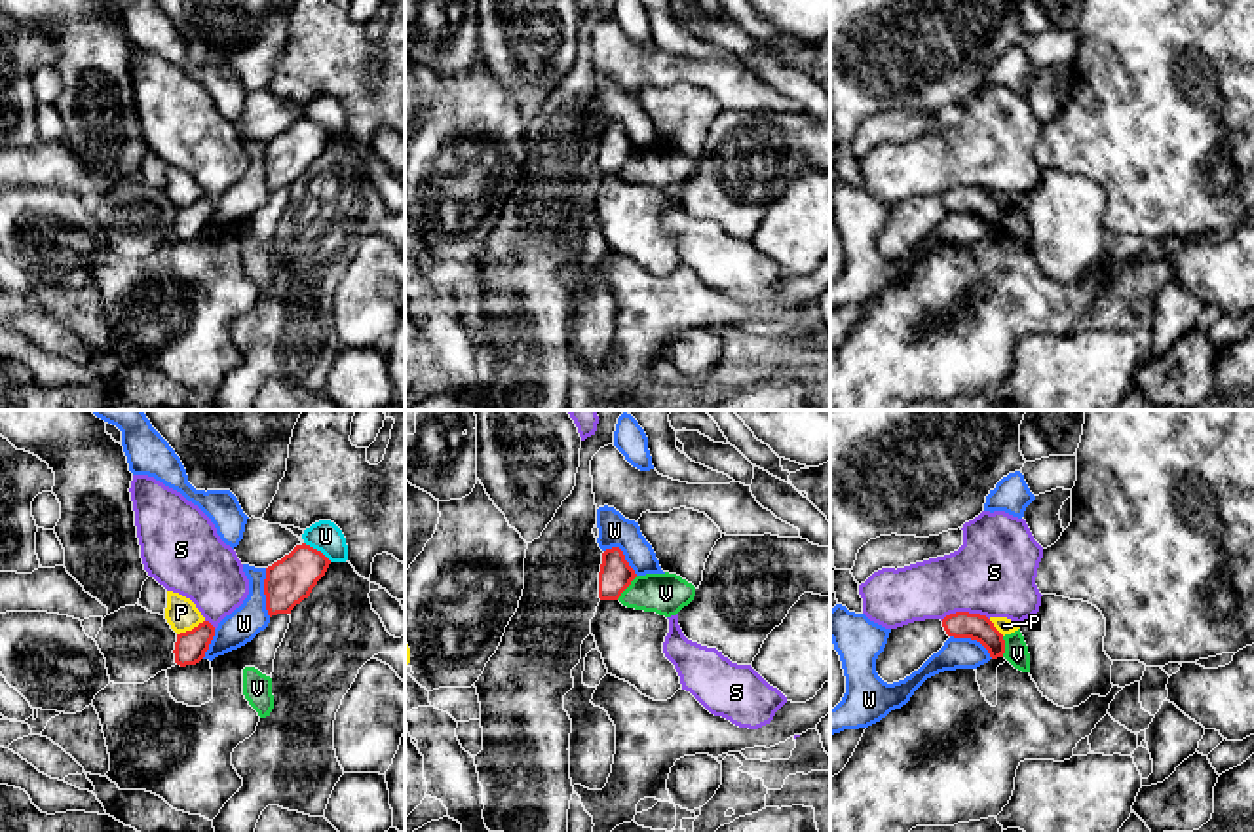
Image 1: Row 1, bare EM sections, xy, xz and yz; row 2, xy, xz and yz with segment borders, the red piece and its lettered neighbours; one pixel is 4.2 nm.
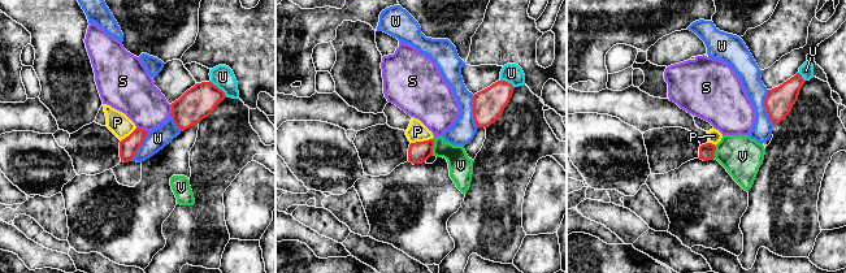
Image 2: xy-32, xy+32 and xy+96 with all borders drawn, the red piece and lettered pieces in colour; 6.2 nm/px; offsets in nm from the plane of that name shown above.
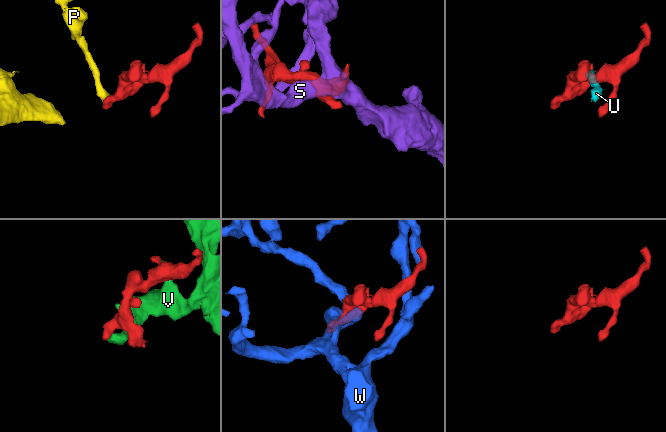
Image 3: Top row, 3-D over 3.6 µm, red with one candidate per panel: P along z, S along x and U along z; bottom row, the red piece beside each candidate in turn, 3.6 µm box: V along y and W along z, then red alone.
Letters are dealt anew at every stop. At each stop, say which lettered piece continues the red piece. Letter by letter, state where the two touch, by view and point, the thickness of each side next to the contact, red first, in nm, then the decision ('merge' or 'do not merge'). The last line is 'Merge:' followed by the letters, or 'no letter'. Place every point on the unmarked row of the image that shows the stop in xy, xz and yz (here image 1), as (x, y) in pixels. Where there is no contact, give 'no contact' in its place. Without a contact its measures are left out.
P: contact xy (192, 204); calibres 140 and 140 nm; do not merge
S: contact yz (964, 187); calibres 110 and 360 nm; do not merge
U: contact xy (316, 124); calibres 190 and 140 nm; do not merge
V: contact xz (627, 160); calibres 140 and 180 nm; do not merge
W: contact xy (265, 168); calibres 190 and 150 nm; do not merge
Merge: no letter

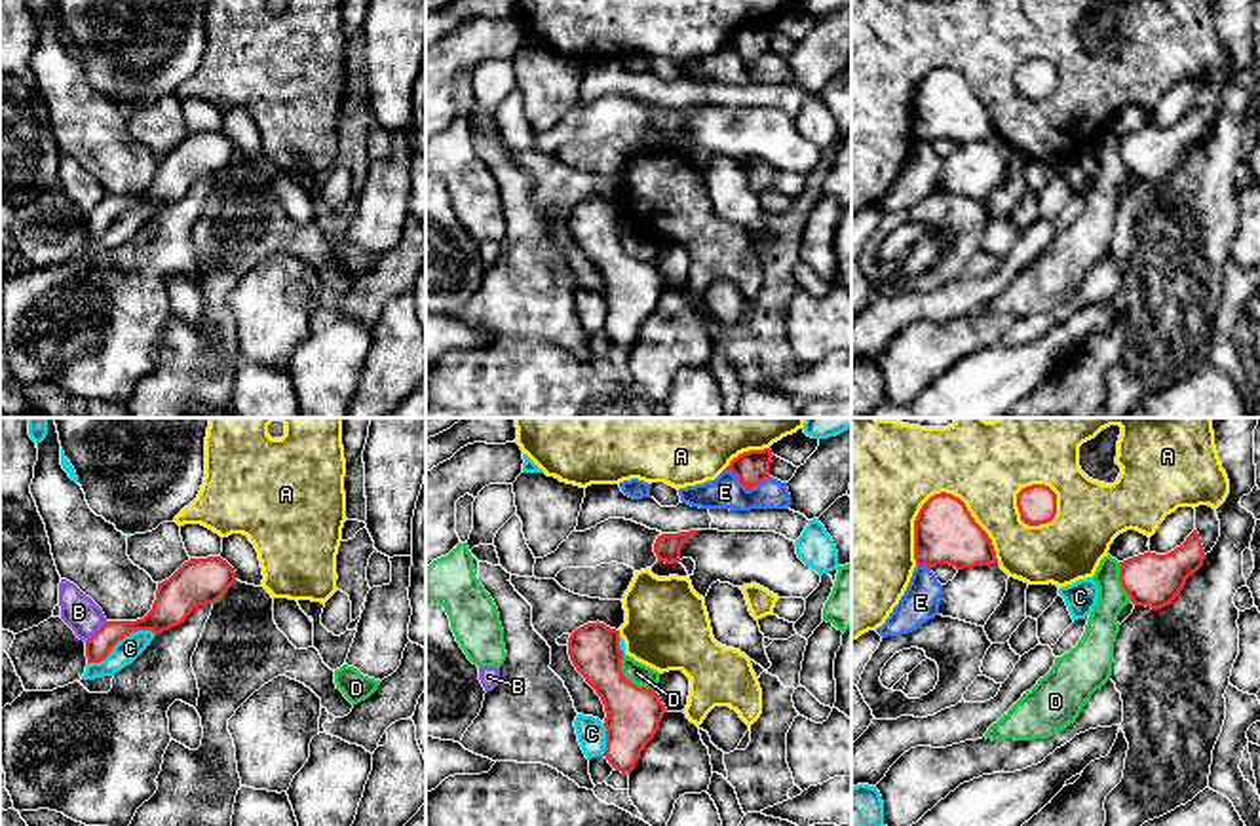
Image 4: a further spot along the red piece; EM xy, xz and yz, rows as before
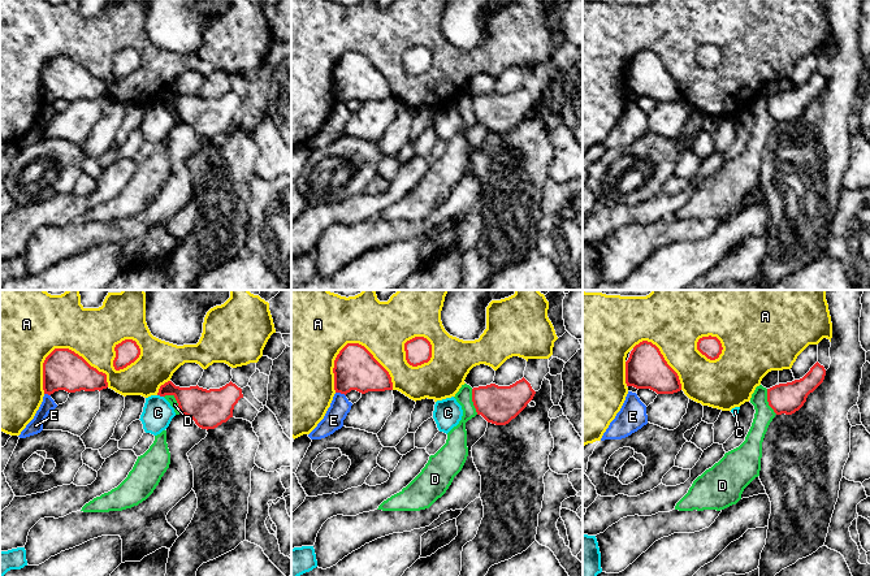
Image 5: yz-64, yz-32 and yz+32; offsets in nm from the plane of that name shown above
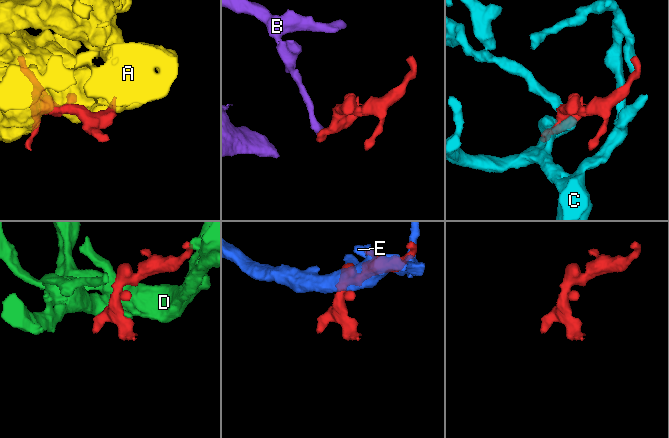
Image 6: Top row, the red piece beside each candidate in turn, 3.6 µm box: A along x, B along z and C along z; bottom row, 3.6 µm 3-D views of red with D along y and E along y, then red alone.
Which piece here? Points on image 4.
A: contact yz (968, 86); calibres 260 and 360 nm; do not merge
B: contact xy (95, 207); calibres 110 and 150 nm; do not merge
C: contact xy (120, 213); calibres 150 and 100 nm; do not merge
D: contact xz (628, 255); calibres 240 and 90 nm; do not merge
E: contact xz (747, 63); calibres 150 and 140 nm; do not merge
Merge: no letter

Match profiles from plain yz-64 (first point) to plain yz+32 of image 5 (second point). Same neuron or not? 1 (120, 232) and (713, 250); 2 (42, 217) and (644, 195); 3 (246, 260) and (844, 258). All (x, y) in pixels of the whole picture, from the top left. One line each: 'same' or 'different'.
1: different
2: different
3: different

